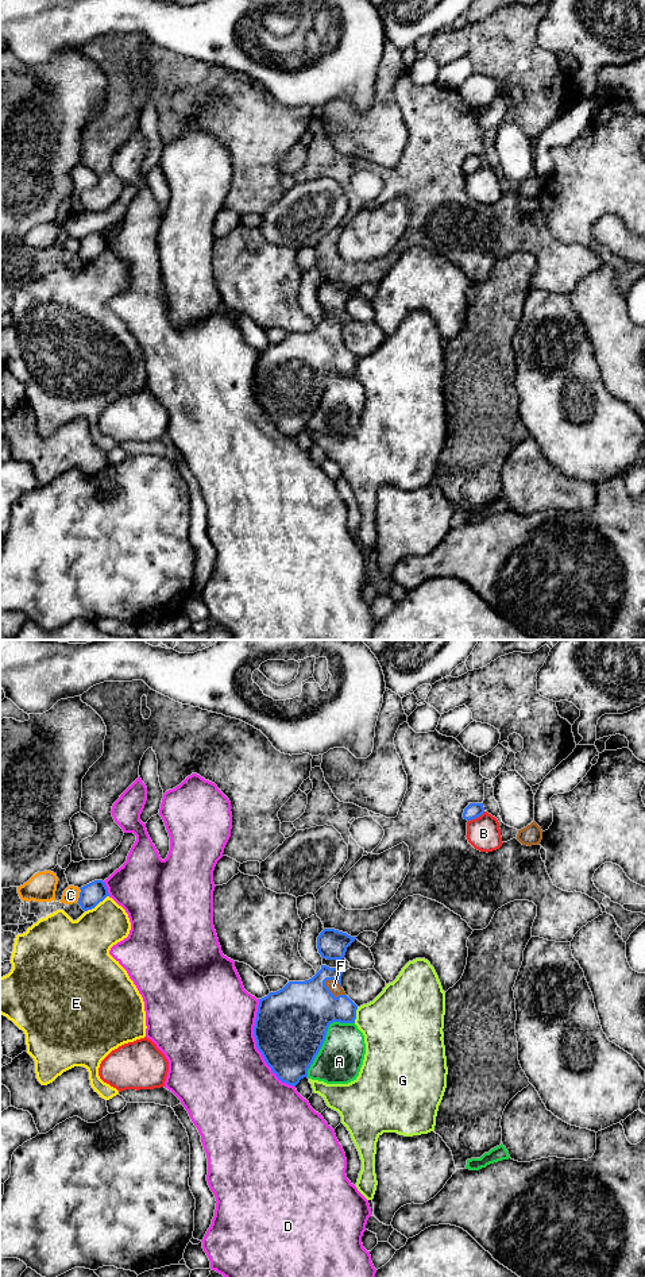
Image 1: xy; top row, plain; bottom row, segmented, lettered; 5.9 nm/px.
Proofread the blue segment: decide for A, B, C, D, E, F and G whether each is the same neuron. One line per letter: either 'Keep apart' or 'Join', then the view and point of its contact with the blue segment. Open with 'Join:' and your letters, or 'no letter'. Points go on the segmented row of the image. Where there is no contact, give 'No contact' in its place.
Join: F
A: Keep apart. Touches blue at xy (324, 1038)
B: Keep apart. Touches blue at xy (477, 817)
C: Keep apart. Touches blue at xy (80, 895)
D: Keep apart. Touches blue at xy (257, 1046)
E: Keep apart. Touches blue at xy (96, 905)
F: Join. Touches blue at xy (332, 994)
G: Keep apart. Touches blue at xy (355, 1015)

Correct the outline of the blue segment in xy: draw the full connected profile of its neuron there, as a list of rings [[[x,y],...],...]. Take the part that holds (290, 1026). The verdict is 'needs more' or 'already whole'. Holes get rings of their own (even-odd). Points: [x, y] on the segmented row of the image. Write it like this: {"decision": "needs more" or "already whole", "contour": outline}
{"decision": "needs more", "contour": [[[321,965],[309,980],[289,981],[282,989],[259,999],[254,1037],[256,1048],[277,1077],[296,1087],[308,1077],[308,1069],[318,1054],[333,1022],[355,1023],[358,1006],[341,988],[343,971]]]}

